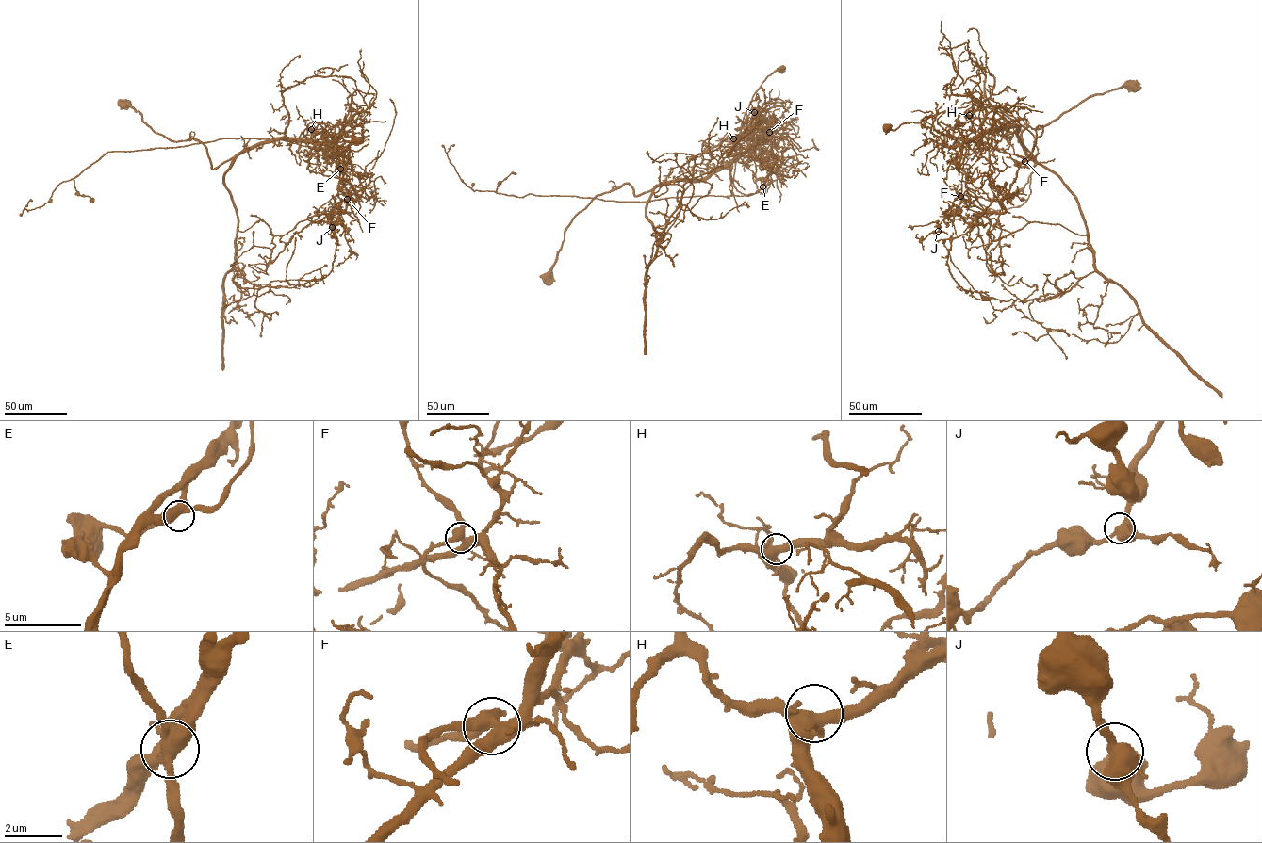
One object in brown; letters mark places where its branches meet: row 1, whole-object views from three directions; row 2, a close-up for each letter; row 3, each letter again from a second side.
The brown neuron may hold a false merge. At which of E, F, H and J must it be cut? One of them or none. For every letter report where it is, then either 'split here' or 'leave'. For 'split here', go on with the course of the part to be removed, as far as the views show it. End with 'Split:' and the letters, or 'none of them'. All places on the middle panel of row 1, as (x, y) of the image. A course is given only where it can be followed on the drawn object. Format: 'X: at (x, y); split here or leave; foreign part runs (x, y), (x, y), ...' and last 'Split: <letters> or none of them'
E: at (762, 186); leave
F: at (769, 132); split here; foreign part runs (769, 132), (754, 154), (770, 171), (754, 193), (642, 202), (474, 191), (450, 161), (447, 153), (454, 144)
H: at (733, 138); leave
J: at (754, 112); leave
Split: F

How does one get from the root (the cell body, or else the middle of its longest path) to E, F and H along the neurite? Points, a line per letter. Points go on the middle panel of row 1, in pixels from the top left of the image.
E: (782, 68), (769, 74), (754, 93), (738, 137), (733, 186), (746, 194), (754, 193), (762, 186)
F: (782, 68), (763, 81), (743, 120), (733, 181), (742, 193), (754, 193), (770, 172), (754, 151), (769, 132)
H: (782, 68), (738, 137), (733, 185), (754, 193), (770, 164), (760, 149), (731, 163), (733, 138)

